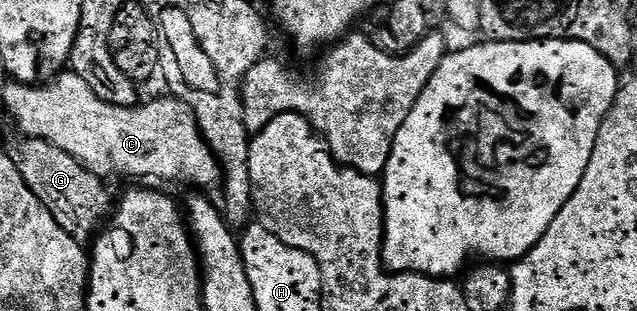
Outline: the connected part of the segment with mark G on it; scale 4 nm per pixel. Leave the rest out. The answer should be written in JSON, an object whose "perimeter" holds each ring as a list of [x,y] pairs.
{"perimeter":[[[25,137],[22,142],[18,165],[26,184],[32,189],[34,196],[42,200],[42,204],[67,234],[71,234],[81,244],[87,243],[88,234],[95,235],[114,210],[114,198],[112,202],[104,187],[105,179],[92,174],[74,156],[68,155],[52,143],[30,137]]]}

